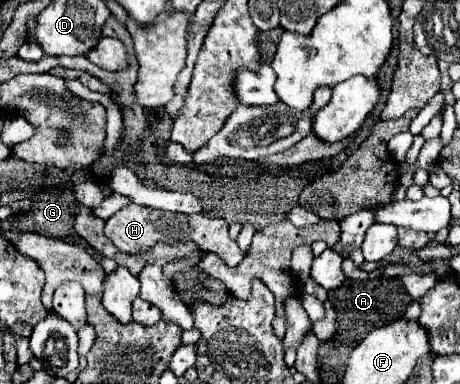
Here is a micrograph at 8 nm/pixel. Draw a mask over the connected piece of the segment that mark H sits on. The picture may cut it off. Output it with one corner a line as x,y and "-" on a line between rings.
130,203
128,207
120,209
116,215
112,215
106,221
104,233
120,251
128,251
128,253
142,253
154,243
166,241
166,243
196,243
204,253
218,253
224,259
224,263
230,267
236,267
248,255
248,251
242,251
238,243
228,235
228,223
224,219
204,217
202,213
186,215
186,213
172,213
172,211
150,209
144,205

